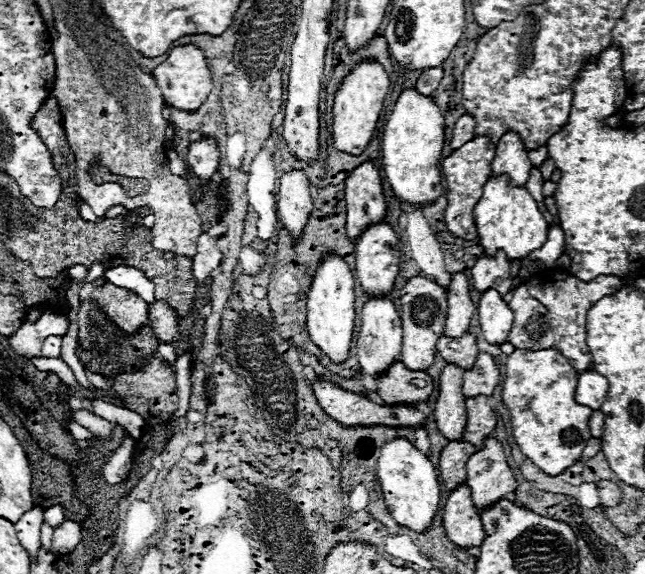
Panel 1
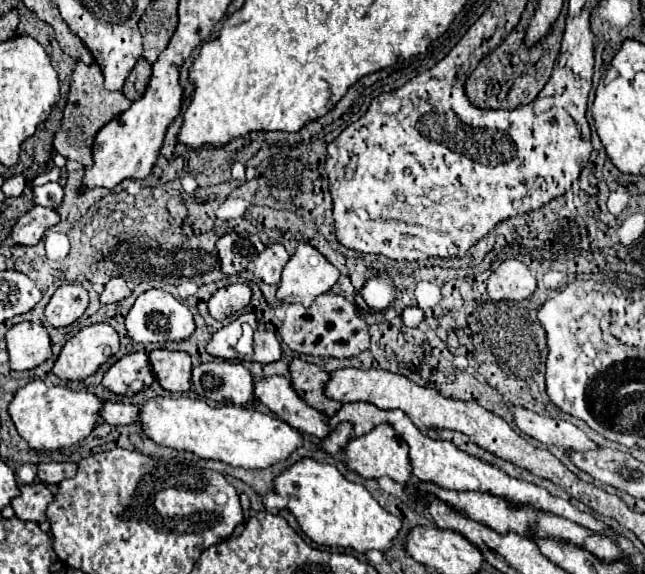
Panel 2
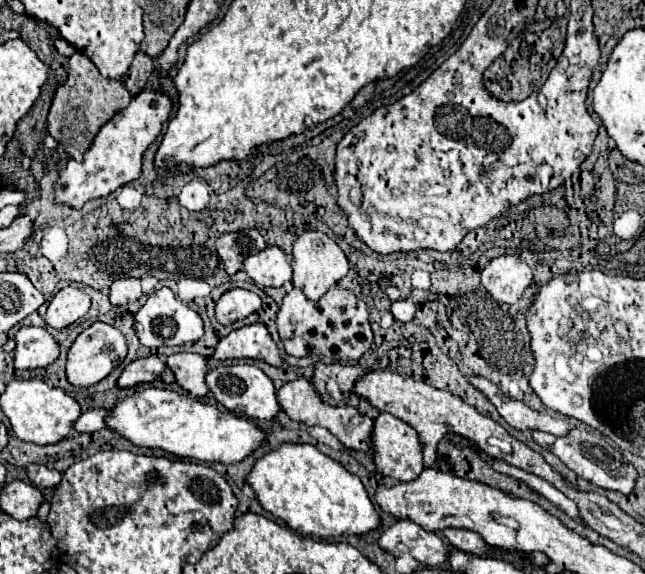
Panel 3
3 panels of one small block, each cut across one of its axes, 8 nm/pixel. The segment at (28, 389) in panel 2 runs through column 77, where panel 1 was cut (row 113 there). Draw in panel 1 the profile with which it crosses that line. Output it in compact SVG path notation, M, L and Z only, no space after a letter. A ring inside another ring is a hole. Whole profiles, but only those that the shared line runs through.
M406 88L382 132L382 170L402 202L424 206L442 194L440 156L444 148L444 116L432 96L422 96L414 88Z

